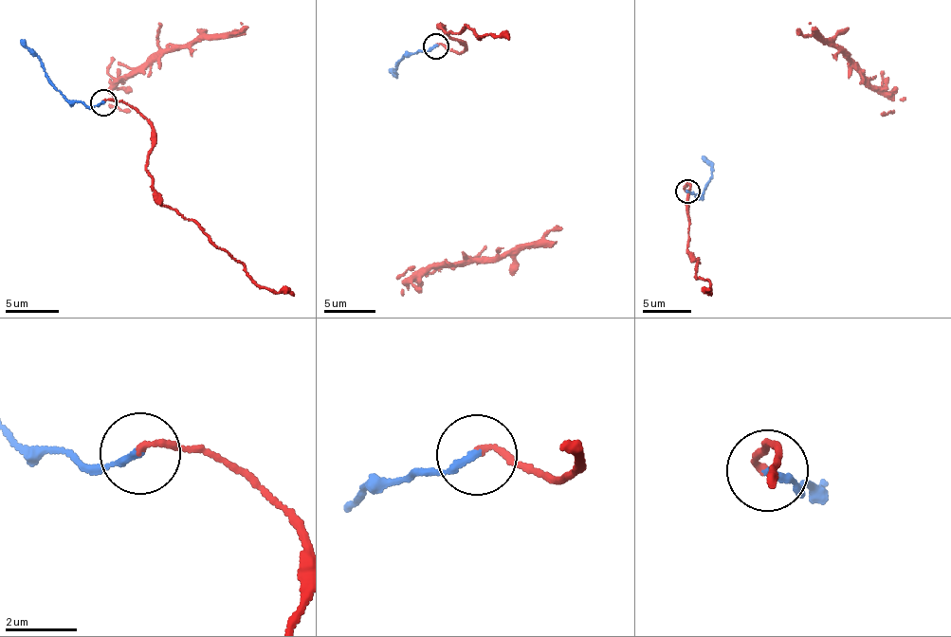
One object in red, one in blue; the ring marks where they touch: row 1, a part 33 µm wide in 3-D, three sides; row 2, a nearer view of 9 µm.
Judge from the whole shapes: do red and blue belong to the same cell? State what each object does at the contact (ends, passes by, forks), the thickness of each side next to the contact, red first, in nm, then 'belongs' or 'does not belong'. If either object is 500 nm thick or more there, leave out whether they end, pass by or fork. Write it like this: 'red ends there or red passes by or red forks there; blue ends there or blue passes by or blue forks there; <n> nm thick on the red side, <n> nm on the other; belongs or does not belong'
red ends there; blue ends there; 160 nm thick on the red side, 200 nm on the other; belongs

